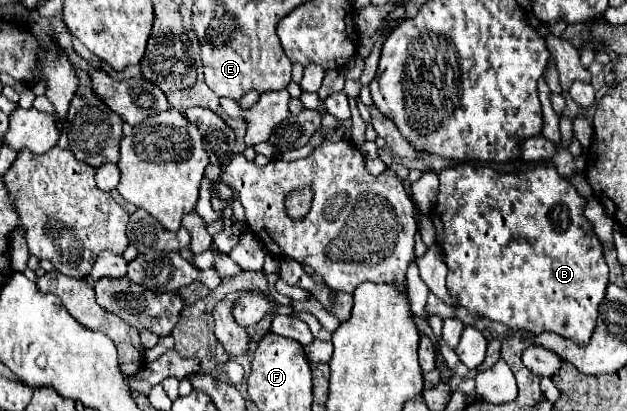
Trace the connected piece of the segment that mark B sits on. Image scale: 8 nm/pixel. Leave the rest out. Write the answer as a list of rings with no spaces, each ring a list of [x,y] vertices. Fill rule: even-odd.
[[[459,165],[459,167],[453,167],[453,169],[443,169],[439,173],[439,193],[437,193],[437,205],[431,211],[431,221],[437,229],[437,243],[443,249],[445,263],[449,267],[447,287],[451,289],[451,293],[455,293],[459,297],[459,301],[465,309],[469,309],[471,313],[485,315],[491,321],[503,323],[503,325],[511,327],[513,331],[515,329],[527,329],[531,333],[551,331],[551,333],[557,333],[565,339],[575,341],[577,345],[587,345],[587,341],[589,341],[589,337],[595,329],[599,303],[603,301],[605,287],[609,283],[609,267],[607,267],[607,261],[603,257],[603,245],[597,239],[591,223],[583,215],[585,205],[587,205],[587,201],[567,183],[565,177],[561,177],[557,173],[555,167],[539,165],[531,171],[517,173],[517,175],[515,173],[499,173],[497,169],[483,167],[483,165]]]

